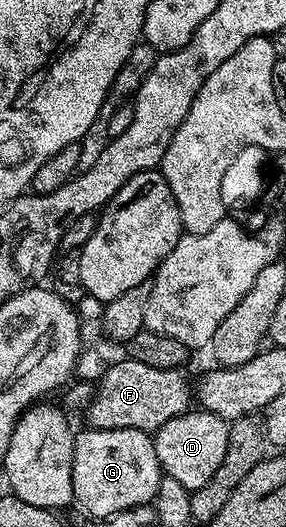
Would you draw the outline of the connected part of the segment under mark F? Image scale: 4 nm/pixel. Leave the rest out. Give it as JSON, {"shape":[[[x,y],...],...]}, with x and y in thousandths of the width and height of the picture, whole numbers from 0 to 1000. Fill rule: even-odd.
{"shape":[[[437,676],[427,687],[371,693],[367,710],[332,727],[325,757],[311,761],[308,806],[332,816],[427,816],[472,812],[545,820],[629,786],[668,774],[668,725],[643,717],[633,702],[524,698],[486,691],[486,683]]]}

